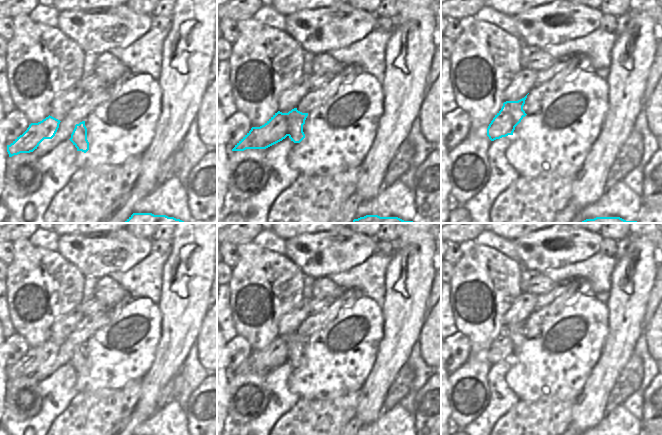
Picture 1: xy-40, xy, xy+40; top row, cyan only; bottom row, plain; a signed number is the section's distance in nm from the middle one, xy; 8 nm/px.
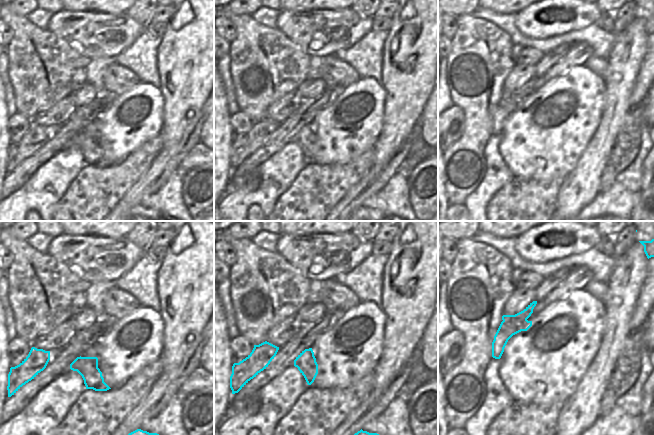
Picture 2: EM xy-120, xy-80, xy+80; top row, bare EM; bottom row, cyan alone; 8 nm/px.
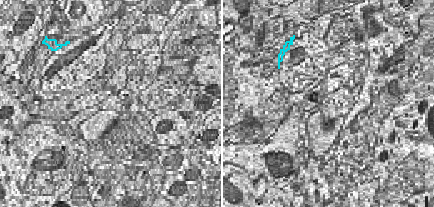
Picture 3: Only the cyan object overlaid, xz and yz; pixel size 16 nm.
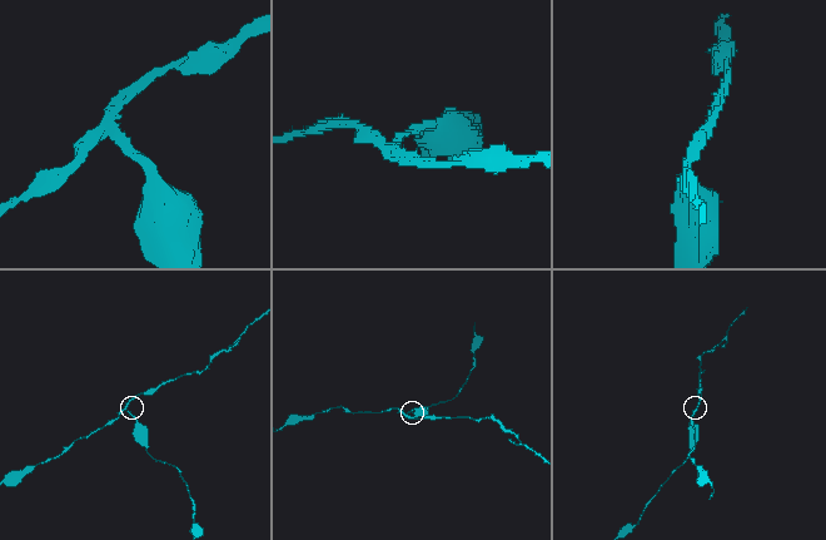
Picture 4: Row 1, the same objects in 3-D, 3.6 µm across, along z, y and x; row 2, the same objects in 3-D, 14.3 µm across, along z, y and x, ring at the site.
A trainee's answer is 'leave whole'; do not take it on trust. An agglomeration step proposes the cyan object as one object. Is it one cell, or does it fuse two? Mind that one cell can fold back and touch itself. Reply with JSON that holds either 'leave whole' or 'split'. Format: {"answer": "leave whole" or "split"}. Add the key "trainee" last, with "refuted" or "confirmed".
{"answer": "split", "trainee": "refuted"}

